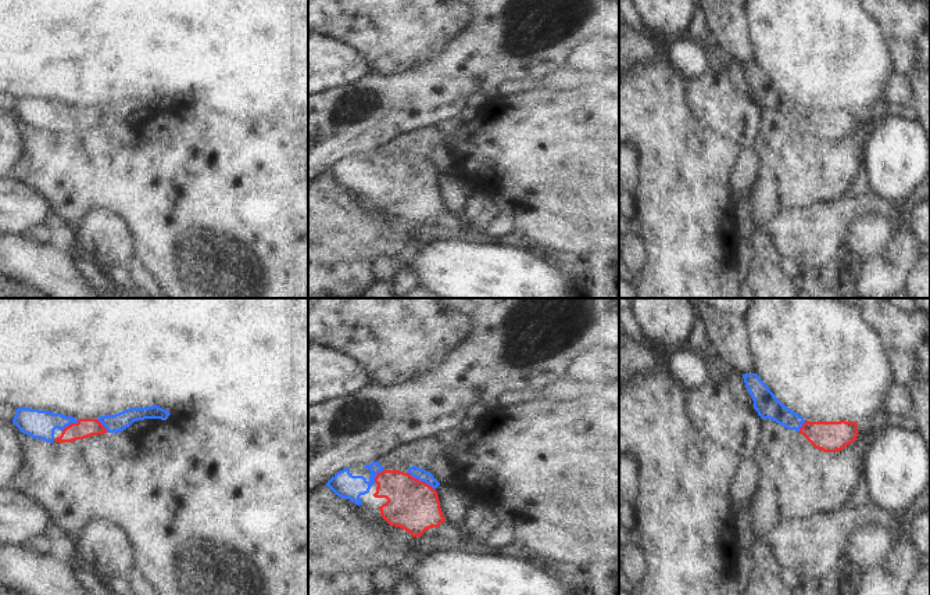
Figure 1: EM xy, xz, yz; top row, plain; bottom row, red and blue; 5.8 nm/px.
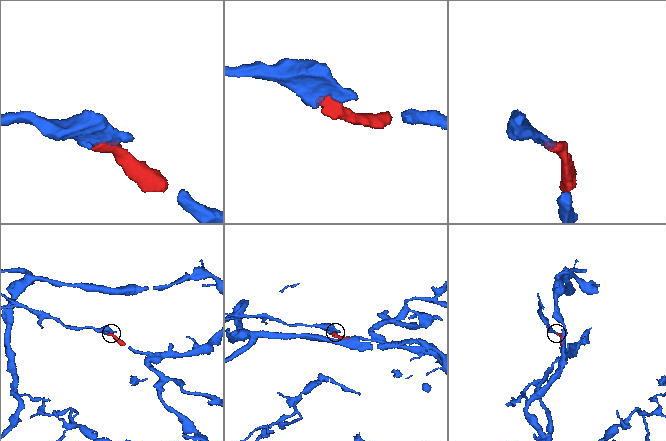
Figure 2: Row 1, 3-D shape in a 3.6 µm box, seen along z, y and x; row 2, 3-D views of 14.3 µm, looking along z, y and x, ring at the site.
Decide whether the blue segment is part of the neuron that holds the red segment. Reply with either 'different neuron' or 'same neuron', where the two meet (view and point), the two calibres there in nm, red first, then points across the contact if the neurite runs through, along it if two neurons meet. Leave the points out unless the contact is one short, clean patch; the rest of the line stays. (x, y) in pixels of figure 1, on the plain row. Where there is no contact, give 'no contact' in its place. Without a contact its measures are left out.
same neuron; contact xz (422, 171); calibres 300 and 70 nm; way xz (412, 194), (412, 183), (422, 171), (421, 164)

